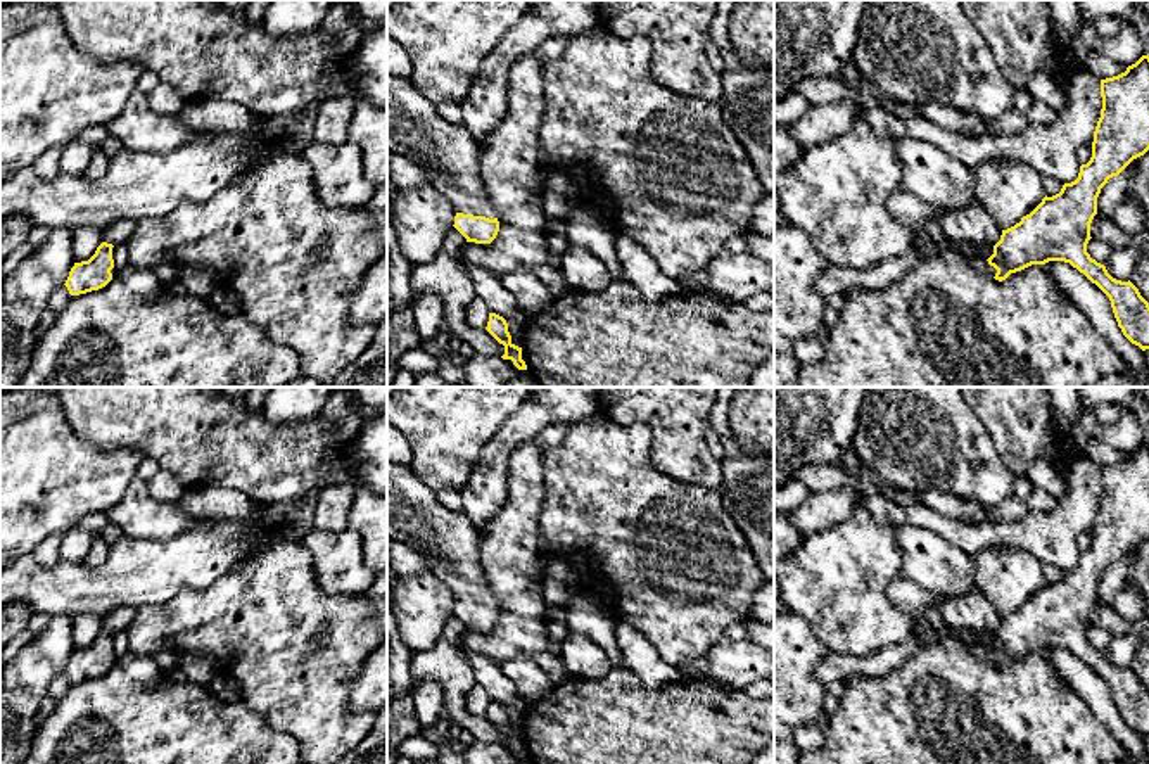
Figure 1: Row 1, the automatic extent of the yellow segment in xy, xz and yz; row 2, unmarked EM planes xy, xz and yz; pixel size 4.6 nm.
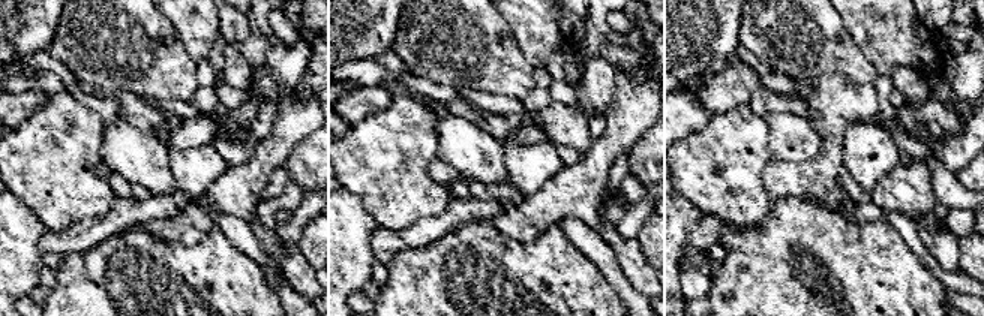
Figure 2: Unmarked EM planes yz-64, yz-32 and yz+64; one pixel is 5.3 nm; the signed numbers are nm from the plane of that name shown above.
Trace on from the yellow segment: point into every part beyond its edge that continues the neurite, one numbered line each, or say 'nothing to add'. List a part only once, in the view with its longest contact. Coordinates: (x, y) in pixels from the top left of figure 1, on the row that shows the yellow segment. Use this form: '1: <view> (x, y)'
1: xz (448, 154)

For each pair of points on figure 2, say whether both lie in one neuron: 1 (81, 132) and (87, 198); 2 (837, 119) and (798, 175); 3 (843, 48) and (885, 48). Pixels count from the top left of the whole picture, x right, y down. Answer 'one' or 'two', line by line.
1: one
2: one
3: two

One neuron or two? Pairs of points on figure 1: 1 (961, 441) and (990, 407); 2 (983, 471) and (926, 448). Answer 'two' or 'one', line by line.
1: two
2: one

